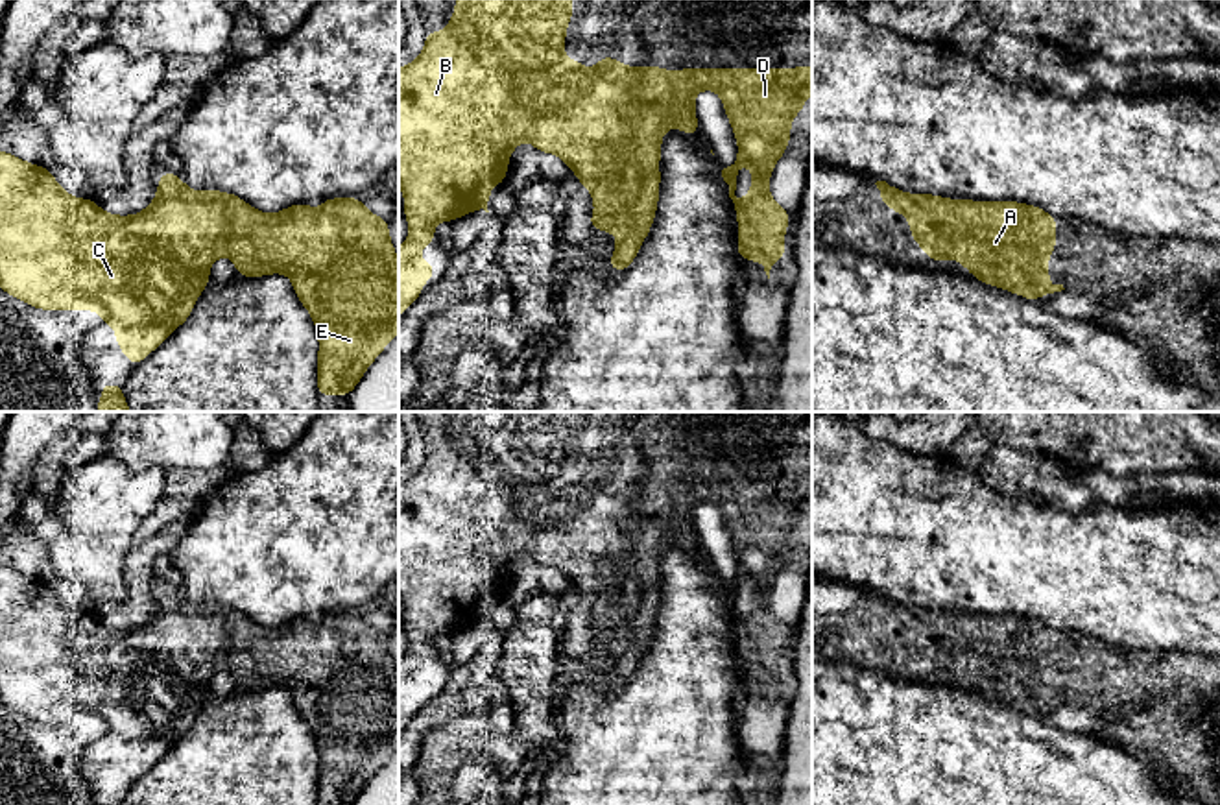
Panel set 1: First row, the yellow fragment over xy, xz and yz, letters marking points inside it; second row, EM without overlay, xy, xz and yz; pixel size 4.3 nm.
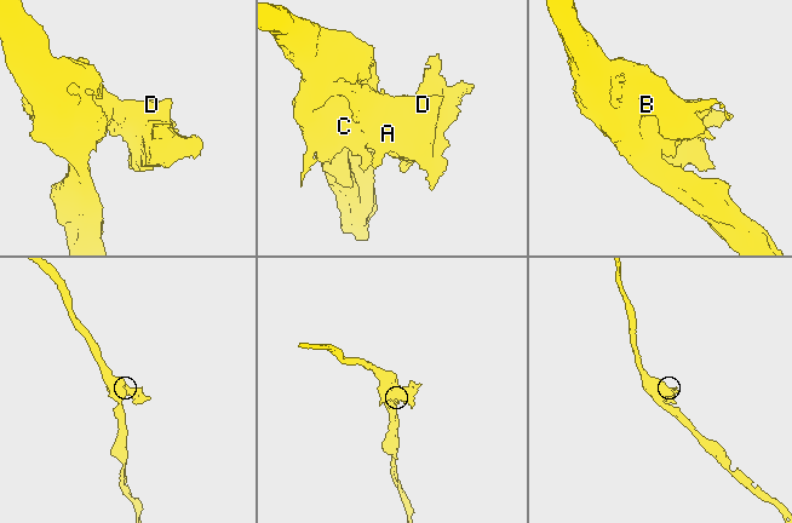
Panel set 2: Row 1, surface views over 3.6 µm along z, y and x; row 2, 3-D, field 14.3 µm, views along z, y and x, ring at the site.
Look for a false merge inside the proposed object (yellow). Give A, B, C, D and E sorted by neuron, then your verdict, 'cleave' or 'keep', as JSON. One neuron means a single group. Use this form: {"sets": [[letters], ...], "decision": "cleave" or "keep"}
{"sets": [["A", "B", "C", "D", "E"]], "decision": "keep"}

